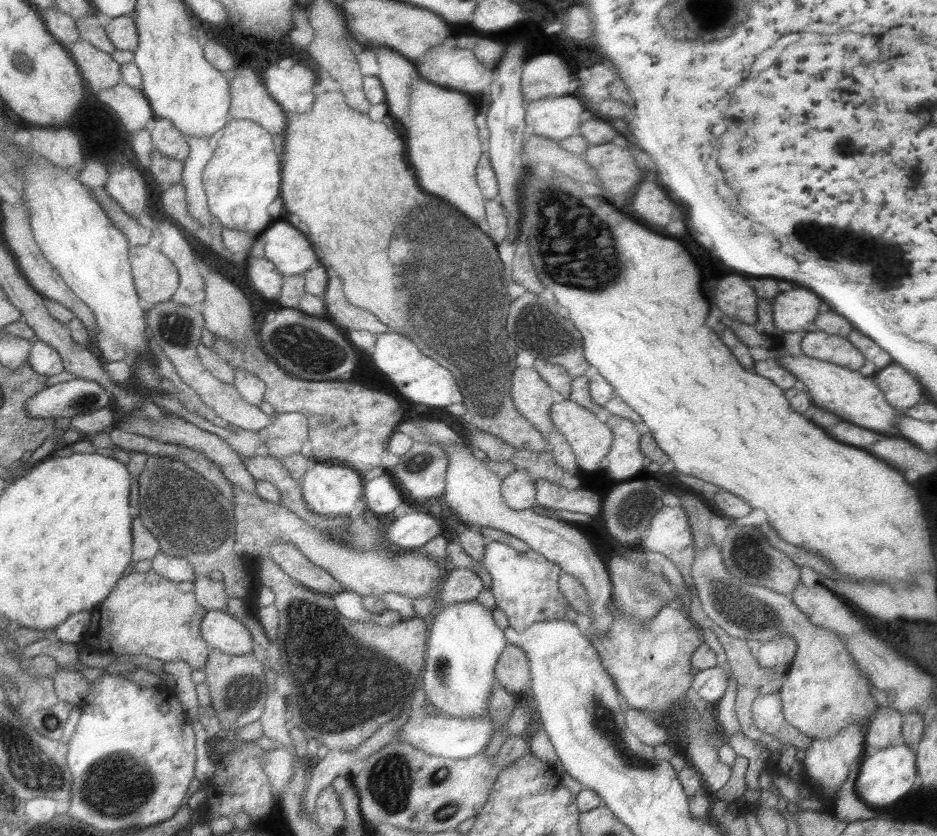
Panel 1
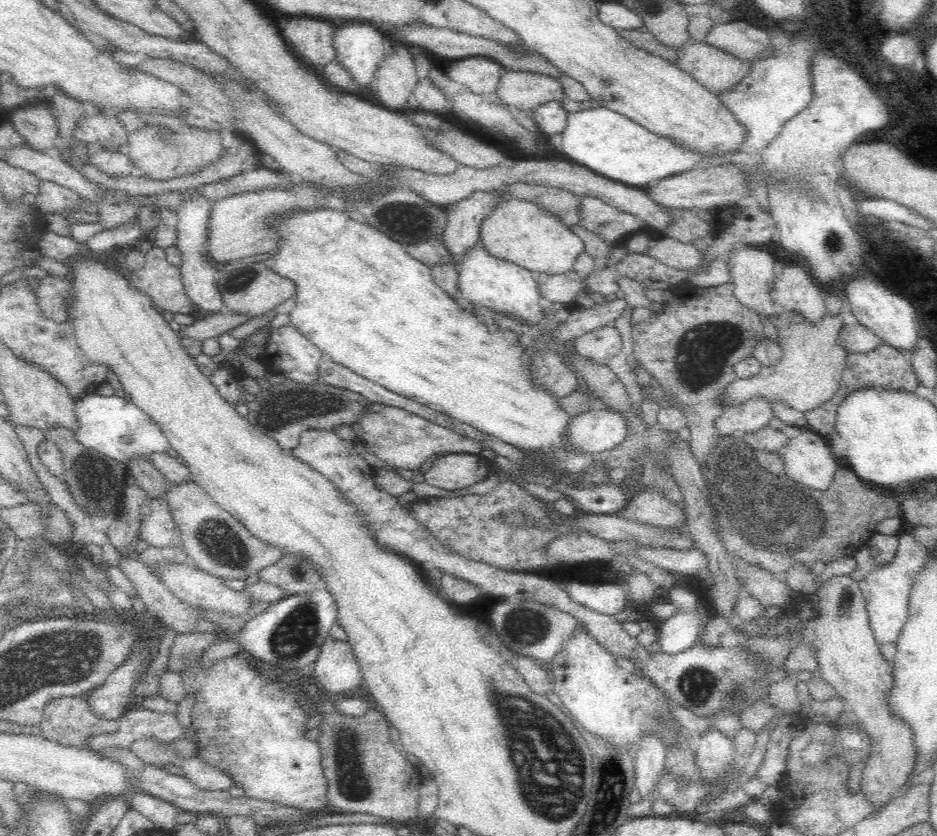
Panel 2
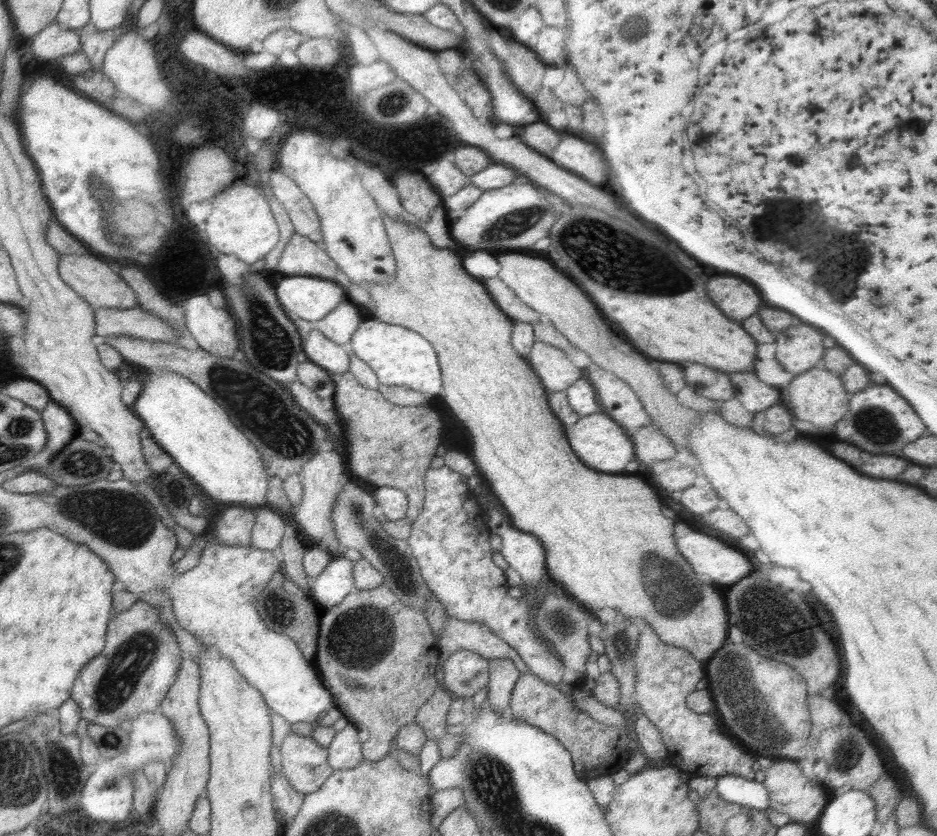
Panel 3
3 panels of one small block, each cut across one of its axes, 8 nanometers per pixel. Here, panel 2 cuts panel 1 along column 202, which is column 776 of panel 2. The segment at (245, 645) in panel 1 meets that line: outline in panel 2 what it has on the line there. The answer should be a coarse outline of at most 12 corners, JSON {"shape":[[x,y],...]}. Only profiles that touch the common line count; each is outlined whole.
{"shape":[[832,576],[812,620],[740,622],[812,642],[824,680],[872,738],[874,812],[912,782],[914,732],[888,706],[894,664],[862,588]]}

